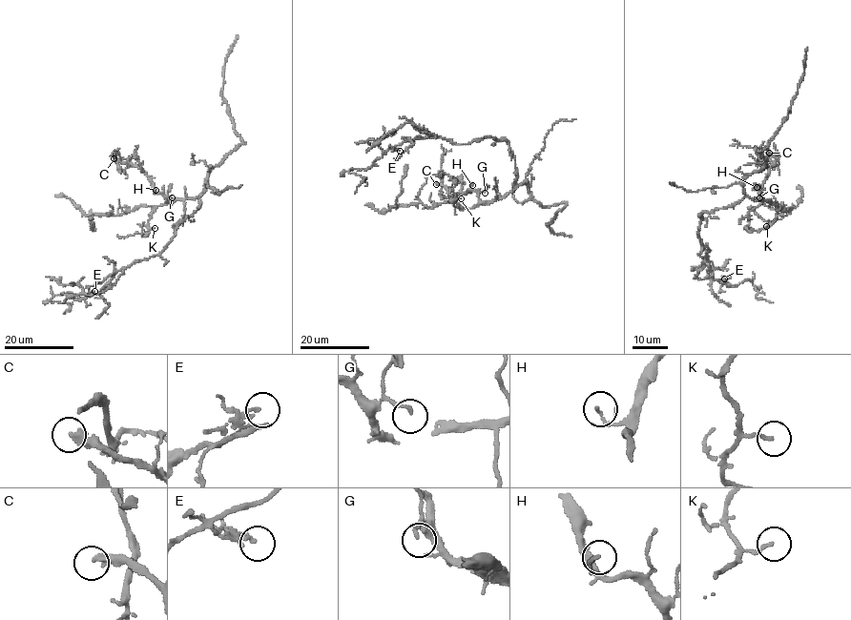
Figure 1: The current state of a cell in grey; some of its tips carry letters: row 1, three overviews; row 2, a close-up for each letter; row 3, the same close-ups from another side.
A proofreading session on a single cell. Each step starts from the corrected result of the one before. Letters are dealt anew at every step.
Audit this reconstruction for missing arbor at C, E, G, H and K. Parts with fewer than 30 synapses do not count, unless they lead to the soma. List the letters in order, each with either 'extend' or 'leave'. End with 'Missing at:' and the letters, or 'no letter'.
C: extend
E: leave
G: leave
H: leave
K: leave
Missing at: C

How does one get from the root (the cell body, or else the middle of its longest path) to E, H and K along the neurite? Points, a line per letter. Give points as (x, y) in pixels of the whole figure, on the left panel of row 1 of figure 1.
E: (189, 216), (177, 226), (176, 236), (160, 252), (118, 270), (98, 294), (88, 296), (94, 291)
H: (189, 216), (201, 206), (200, 195), (168, 201), (162, 194), (154, 191), (155, 190)
K: (189, 216), (201, 206), (200, 195), (158, 205), (147, 224), (150, 229), (155, 228)

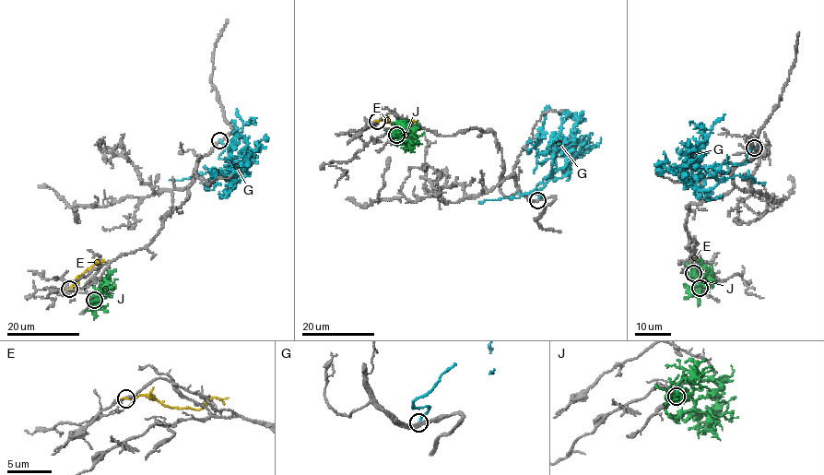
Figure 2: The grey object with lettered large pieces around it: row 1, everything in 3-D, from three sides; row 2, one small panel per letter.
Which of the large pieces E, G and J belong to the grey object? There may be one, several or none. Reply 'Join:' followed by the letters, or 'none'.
Join: none

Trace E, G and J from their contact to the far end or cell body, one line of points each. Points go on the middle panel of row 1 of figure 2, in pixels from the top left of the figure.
E: (376, 121), (384, 119), (395, 124), (406, 125), (413, 120), (417, 124)
G: (537, 200), (542, 194), (536, 190), (552, 177), (568, 175), (554, 170), (520, 195), (479, 201)
J: (396, 136), (403, 139), (398, 141), (412, 141), (423, 133)

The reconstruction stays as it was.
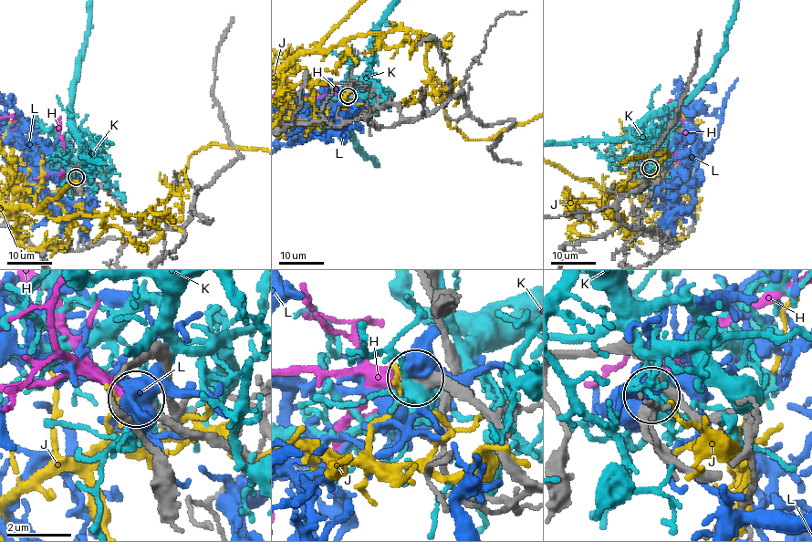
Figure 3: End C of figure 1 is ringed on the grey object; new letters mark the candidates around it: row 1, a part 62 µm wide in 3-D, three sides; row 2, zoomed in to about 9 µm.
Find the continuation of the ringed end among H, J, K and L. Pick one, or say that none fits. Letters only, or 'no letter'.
H

